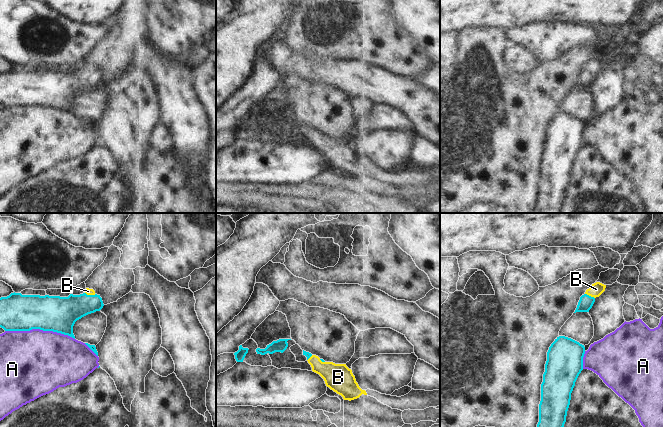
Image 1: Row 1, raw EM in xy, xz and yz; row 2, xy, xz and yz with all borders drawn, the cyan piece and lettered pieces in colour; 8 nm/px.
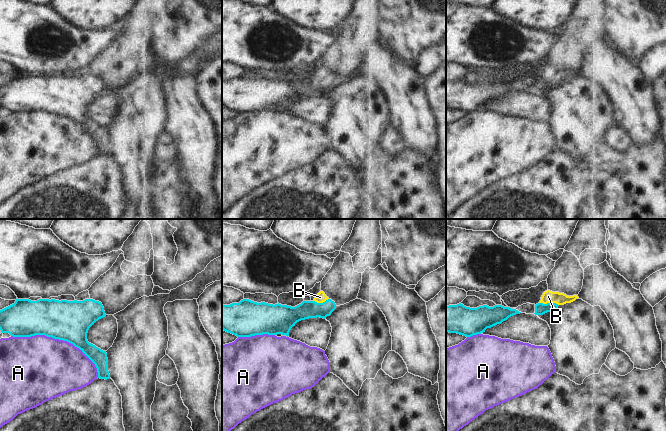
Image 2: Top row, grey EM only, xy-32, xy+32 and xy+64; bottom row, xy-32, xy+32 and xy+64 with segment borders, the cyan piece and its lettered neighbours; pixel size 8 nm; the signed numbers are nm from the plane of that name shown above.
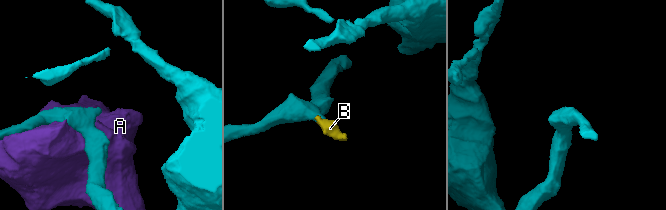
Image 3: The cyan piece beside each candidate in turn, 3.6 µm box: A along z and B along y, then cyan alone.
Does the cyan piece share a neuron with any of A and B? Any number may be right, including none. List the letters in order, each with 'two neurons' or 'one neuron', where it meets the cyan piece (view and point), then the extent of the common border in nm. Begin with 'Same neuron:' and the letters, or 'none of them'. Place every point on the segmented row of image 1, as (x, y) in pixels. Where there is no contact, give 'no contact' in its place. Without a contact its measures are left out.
Same neuron: B
A: two neurons | xy (40, 329) | 550 nm
B: one neuron | yz (590, 296) | 90 nm

